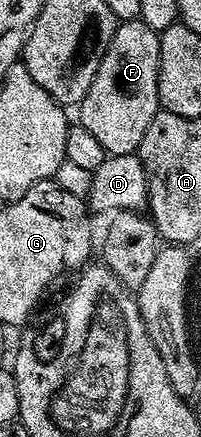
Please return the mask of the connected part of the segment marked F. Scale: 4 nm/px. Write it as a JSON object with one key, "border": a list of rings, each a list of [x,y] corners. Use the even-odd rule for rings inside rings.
{"border":[[[142,20],[122,21],[117,24],[114,35],[110,39],[110,47],[102,55],[98,63],[98,71],[94,75],[94,83],[90,83],[90,91],[81,99],[78,106],[78,123],[102,143],[105,154],[117,157],[130,155],[139,150],[142,135],[154,120],[154,115],[161,112],[158,99],[158,63],[160,62],[160,35],[155,33]]]}

